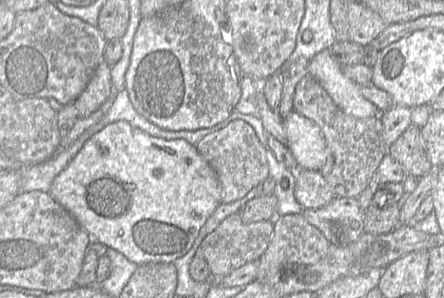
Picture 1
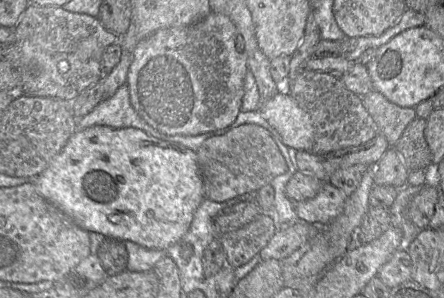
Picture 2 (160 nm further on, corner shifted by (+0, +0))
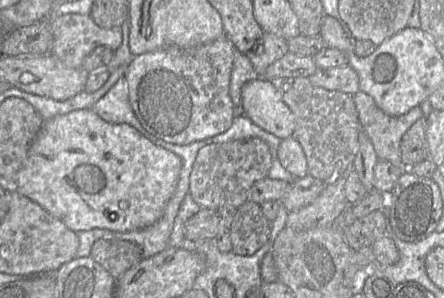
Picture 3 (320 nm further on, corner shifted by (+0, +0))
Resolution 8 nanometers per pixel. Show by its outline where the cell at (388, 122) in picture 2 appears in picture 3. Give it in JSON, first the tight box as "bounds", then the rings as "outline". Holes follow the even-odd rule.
{"bounds":[354,91,423,168],"outline":[[[358,91],[354,95],[354,102],[362,130],[369,136],[378,158],[403,168],[401,139],[406,131],[423,117],[420,105],[403,115],[390,116],[383,112],[374,99],[365,92]]]}

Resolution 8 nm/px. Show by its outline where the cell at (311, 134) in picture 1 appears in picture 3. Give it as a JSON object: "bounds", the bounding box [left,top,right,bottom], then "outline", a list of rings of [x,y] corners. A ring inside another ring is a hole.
{"bounds":[241,76,294,139],"outline":[[[259,76],[246,82],[241,89],[241,98],[244,114],[257,126],[280,139],[293,136],[294,114],[273,81]]]}

